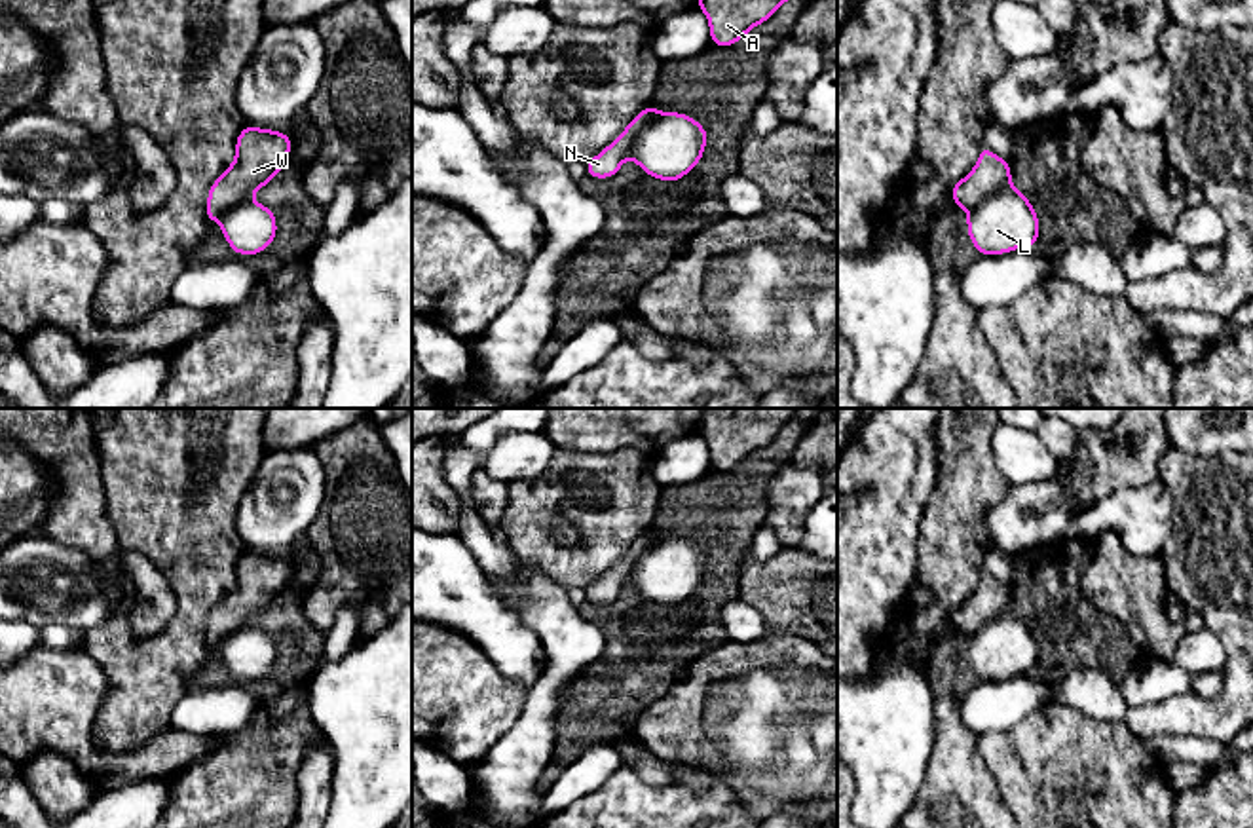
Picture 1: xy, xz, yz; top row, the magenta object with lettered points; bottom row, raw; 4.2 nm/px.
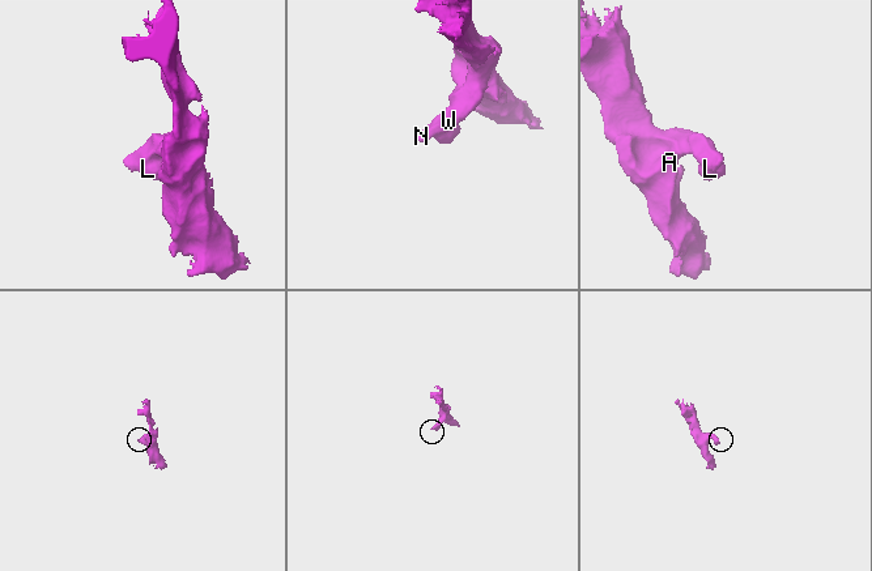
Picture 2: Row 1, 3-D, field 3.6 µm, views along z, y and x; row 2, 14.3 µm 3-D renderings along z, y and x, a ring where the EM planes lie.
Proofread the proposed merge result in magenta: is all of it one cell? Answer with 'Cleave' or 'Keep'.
Cleave

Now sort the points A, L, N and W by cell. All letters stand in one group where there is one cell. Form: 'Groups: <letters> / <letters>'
Groups: A N W / L

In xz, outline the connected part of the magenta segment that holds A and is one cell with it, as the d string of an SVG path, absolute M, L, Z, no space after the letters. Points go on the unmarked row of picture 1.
M714 408L701 416L697 433L708 442L712 471L731 473L769 446L795 422L801 408Z

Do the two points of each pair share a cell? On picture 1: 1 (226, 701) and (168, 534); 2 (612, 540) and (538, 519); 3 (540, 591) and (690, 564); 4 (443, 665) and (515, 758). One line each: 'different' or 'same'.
1: different
2: same
3: different
4: different

